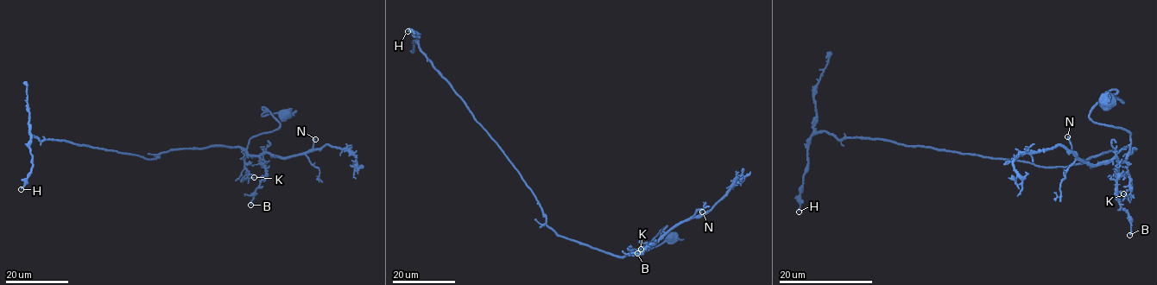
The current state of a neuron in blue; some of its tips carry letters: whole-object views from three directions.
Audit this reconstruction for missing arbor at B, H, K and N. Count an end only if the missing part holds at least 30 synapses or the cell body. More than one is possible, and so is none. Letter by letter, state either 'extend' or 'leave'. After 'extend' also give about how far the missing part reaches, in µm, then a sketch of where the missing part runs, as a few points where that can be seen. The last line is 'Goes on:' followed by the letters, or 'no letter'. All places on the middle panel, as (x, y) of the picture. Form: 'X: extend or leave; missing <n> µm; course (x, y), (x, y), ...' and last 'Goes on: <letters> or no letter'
B: leave
H: leave
K: leave
N: leave
Goes on: no letter

